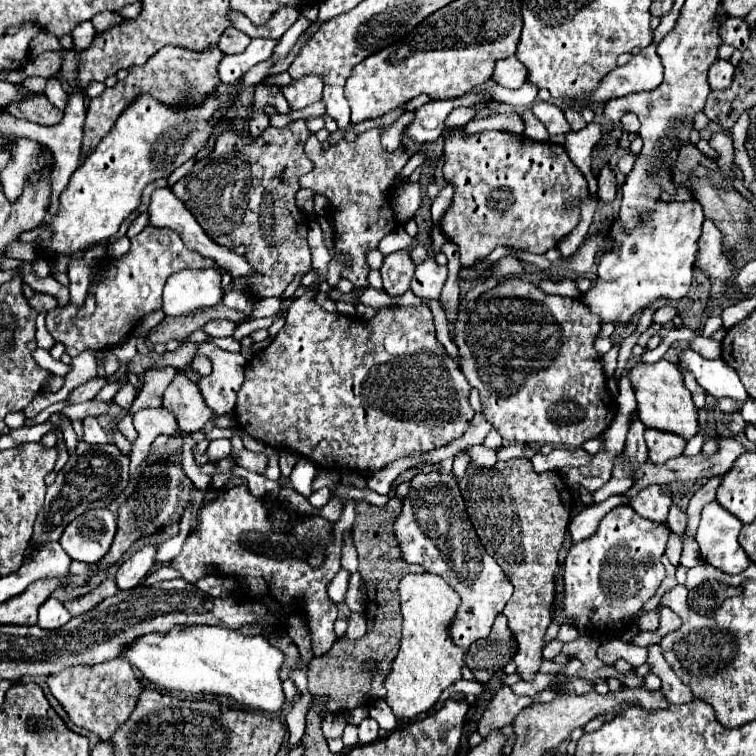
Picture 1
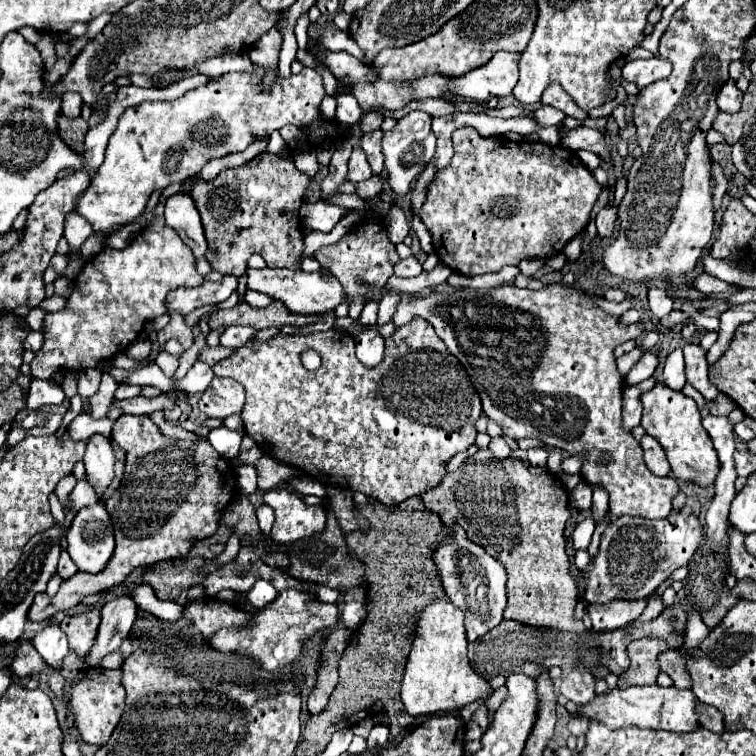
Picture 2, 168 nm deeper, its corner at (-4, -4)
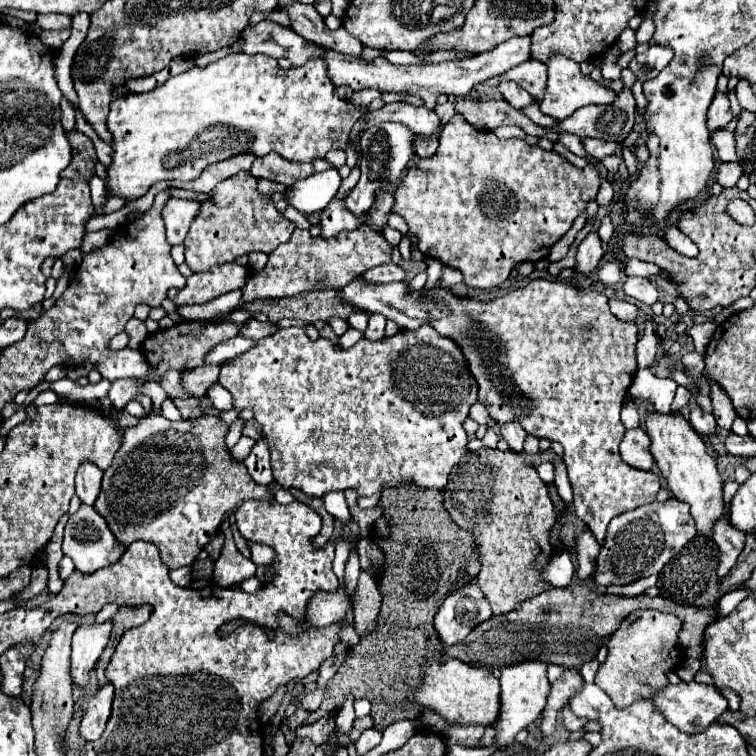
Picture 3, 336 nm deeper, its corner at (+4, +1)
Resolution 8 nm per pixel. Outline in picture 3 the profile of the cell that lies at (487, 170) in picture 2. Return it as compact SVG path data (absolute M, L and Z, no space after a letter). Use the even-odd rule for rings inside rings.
M459 113L453 115L453 119L443 127L441 131L441 141L439 141L439 147L435 151L435 155L427 157L427 159L415 159L411 163L411 167L407 169L405 177L401 179L401 183L397 185L395 189L395 205L393 205L393 213L401 215L411 233L417 237L417 247L419 251L425 255L425 257L431 257L431 259L439 259L441 263L449 265L449 267L455 267L463 273L463 283L467 287L477 287L477 289L495 289L499 287L503 281L507 281L511 269L517 265L517 263L525 263L525 261L531 261L531 263L537 263L539 259L545 259L551 251L551 247L571 229L573 221L587 209L587 203L597 195L601 187L601 175L595 167L587 165L585 169L577 169L575 165L571 165L567 159L563 159L559 153L555 151L545 151L541 149L539 145L527 145L523 139L499 139L495 133L487 131L479 131L471 125L467 125L467 121L463 121L463 117L459 117Z

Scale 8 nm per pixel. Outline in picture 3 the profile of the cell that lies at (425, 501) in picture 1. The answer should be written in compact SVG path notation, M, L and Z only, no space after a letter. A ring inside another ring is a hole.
M475 581L447 597L435 615L435 629L443 643L455 645L463 641L473 627L489 619L491 607Z

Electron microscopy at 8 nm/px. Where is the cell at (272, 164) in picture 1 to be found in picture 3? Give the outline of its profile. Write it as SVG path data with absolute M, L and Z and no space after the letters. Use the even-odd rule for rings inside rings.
M239 171L237 175L221 181L211 191L211 199L201 203L201 213L185 237L185 263L193 273L205 271L211 265L235 261L251 251L271 253L289 241L295 229L293 221L285 219L269 197L257 191L257 181L259 179L251 177L251 173Z

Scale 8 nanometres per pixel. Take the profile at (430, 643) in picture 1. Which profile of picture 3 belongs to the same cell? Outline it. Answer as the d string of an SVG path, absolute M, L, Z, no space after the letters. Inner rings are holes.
M443 649L439 655L435 653L433 657L427 659L427 669L423 677L423 685L419 691L415 691L415 701L419 705L429 707L433 711L439 711L443 719L449 723L459 723L459 725L493 725L495 717L499 715L499 679L491 671L477 671L469 667L463 661L451 659L445 661L443 665L439 663Z

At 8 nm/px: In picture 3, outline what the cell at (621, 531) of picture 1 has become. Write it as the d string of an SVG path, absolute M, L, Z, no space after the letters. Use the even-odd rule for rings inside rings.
M673 497L663 503L653 501L651 505L625 511L609 523L607 539L601 547L593 581L597 587L607 587L627 585L641 577L657 575L663 565L667 565L695 535L697 531L695 521L689 513L689 505Z

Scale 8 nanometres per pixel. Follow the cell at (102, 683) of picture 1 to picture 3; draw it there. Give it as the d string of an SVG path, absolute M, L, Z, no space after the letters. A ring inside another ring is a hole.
M107 683L105 687L97 689L93 697L87 697L87 709L85 717L81 721L81 735L87 741L95 741L105 731L105 725L111 715L111 703L113 703L113 685Z

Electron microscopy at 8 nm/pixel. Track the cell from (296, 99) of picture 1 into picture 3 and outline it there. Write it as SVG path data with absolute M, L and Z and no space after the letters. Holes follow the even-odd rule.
M227 55L207 67L193 65L189 71L169 77L163 85L147 93L125 93L111 103L107 115L107 129L113 135L113 163L109 167L107 189L125 199L143 197L149 187L161 179L179 179L195 181L203 169L211 163L229 159L231 155L251 153L263 157L269 151L279 153L287 161L315 161L323 159L327 151L341 149L345 151L349 141L357 155L361 153L359 141L365 129L375 121L399 121L405 123L413 133L433 135L439 127L439 117L435 111L425 107L415 107L405 101L387 103L377 111L371 111L367 105L359 107L347 99L335 95L335 85L327 75L327 63L323 59L311 59L307 65L281 69L277 59L259 55ZM363 119L359 133L351 139L353 125Z

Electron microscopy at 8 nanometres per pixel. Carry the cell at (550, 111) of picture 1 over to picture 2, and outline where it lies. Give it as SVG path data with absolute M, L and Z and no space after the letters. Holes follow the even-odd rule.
M557 124L559 136L561 136L561 144L571 148L571 150L591 150L595 154L599 154L605 162L609 162L609 144L605 140L603 134L599 134L597 130L585 128L585 126L577 126L573 130L565 128L565 124Z

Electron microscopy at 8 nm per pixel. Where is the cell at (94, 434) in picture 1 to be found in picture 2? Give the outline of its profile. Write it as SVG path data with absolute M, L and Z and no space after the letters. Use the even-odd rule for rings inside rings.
M93 434L87 440L87 452L83 462L89 482L95 486L97 494L103 496L113 480L113 466L115 466L115 452L111 446L111 438L103 434Z

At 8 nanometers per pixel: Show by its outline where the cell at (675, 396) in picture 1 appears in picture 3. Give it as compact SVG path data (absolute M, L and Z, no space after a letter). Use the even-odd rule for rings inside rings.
M647 413L647 433L651 437L651 453L657 461L661 475L669 485L669 491L677 501L685 501L691 505L691 515L695 519L697 531L701 535L711 537L713 523L725 517L725 503L721 491L723 479L717 471L715 459L707 453L703 439L691 429L691 425L679 413Z

